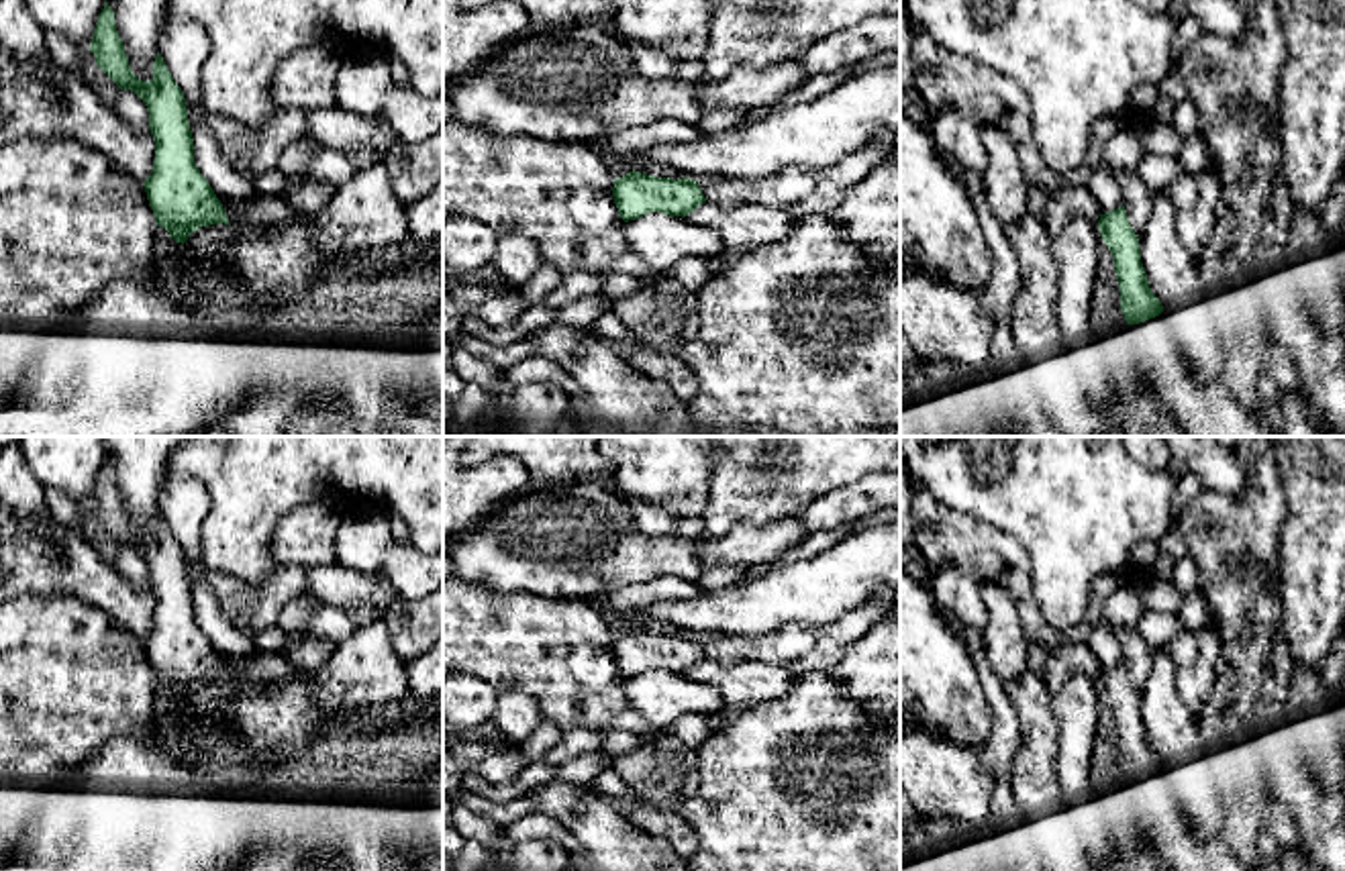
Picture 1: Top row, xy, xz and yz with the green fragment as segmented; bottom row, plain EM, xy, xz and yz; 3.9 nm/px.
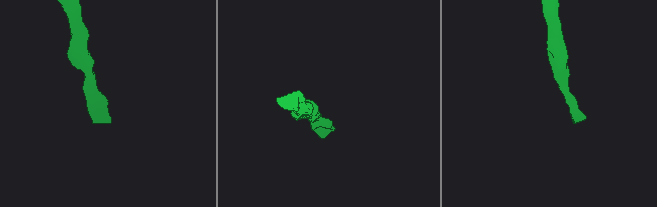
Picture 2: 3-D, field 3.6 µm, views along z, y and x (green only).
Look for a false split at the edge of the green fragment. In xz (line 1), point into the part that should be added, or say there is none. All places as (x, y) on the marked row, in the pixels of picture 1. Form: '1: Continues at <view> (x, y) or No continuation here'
1: No continuation here

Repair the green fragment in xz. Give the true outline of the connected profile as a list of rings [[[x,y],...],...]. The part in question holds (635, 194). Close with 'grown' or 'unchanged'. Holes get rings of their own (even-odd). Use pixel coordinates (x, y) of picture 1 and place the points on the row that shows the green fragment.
[[[635,169],[614,180],[612,196],[625,222],[649,212],[684,218],[706,202],[696,180],[655,177]]]; unchanged

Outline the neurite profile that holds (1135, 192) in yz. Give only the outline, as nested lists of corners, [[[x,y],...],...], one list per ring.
[[[1120,169],[1114,173],[1114,177],[1125,200],[1123,206],[1127,210],[1129,224],[1133,226],[1135,235],[1141,237],[1151,214],[1153,192],[1133,169]]]

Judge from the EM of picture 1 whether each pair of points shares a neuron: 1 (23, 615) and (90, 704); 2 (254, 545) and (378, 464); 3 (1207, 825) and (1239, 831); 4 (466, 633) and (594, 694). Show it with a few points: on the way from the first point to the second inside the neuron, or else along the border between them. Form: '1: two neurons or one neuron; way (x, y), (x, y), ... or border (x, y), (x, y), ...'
1: one neuron; way (29, 637), (68, 682)
2: one neuron; way (270, 508), (315, 464), (341, 464)
3: two neurons; border (1225, 808), (1219, 831)
4: one neuron; way (499, 635), (525, 641), (545, 659), (562, 663)

